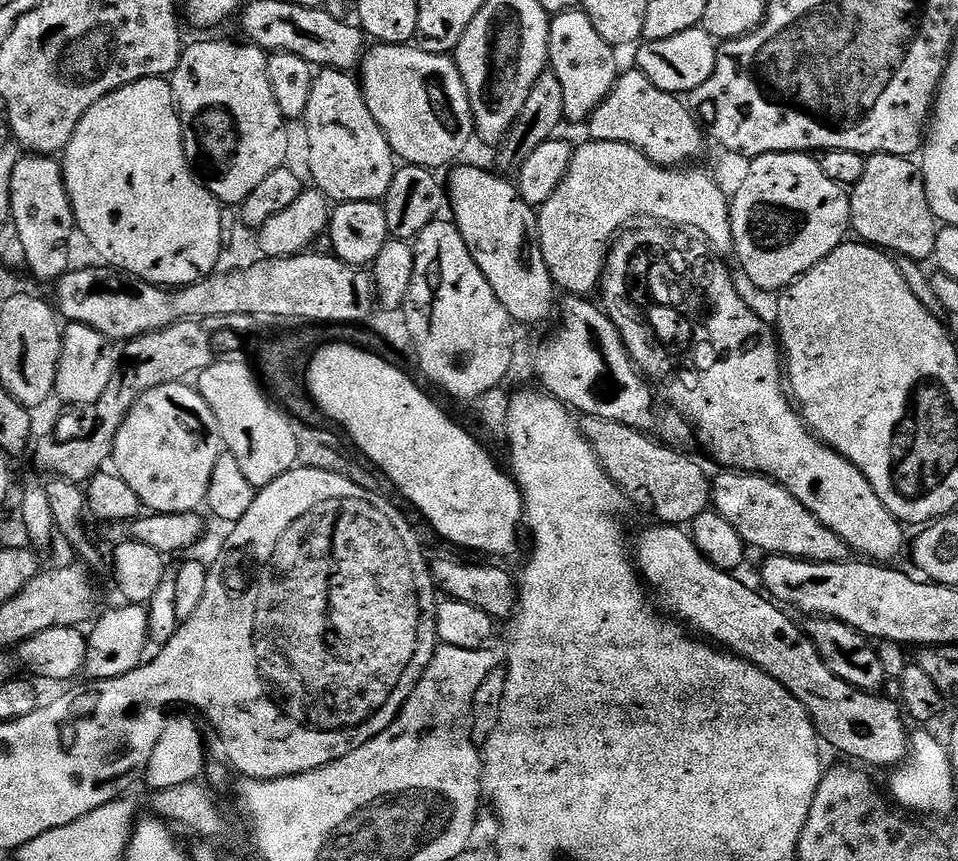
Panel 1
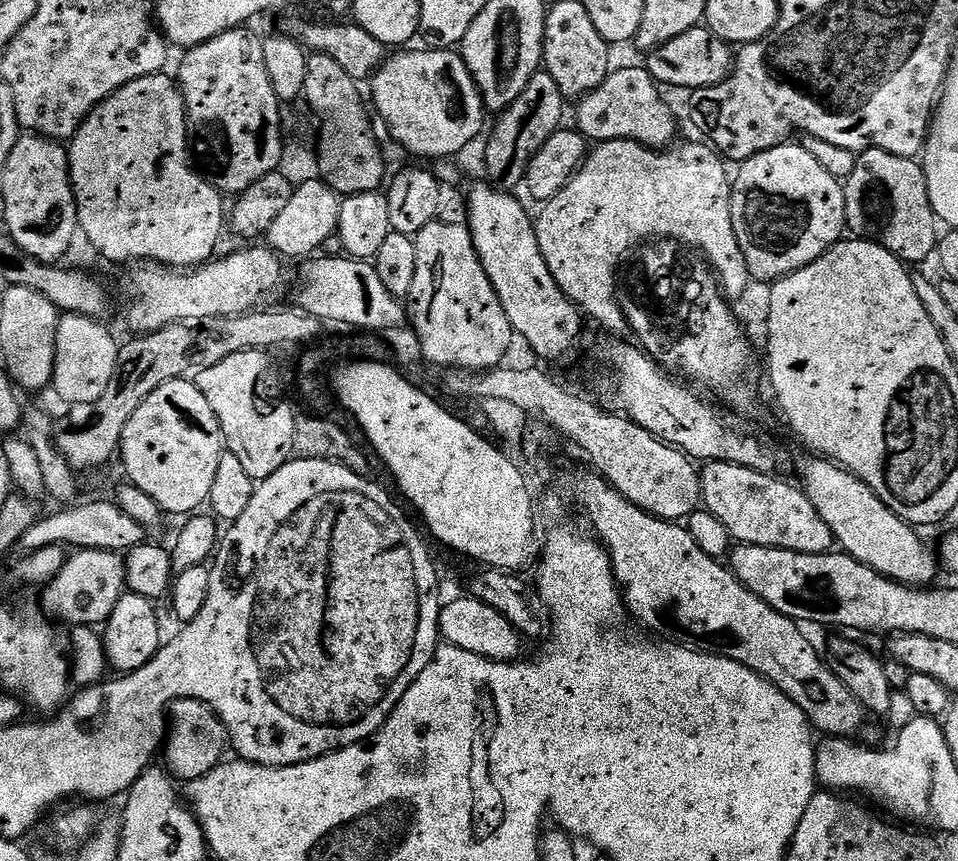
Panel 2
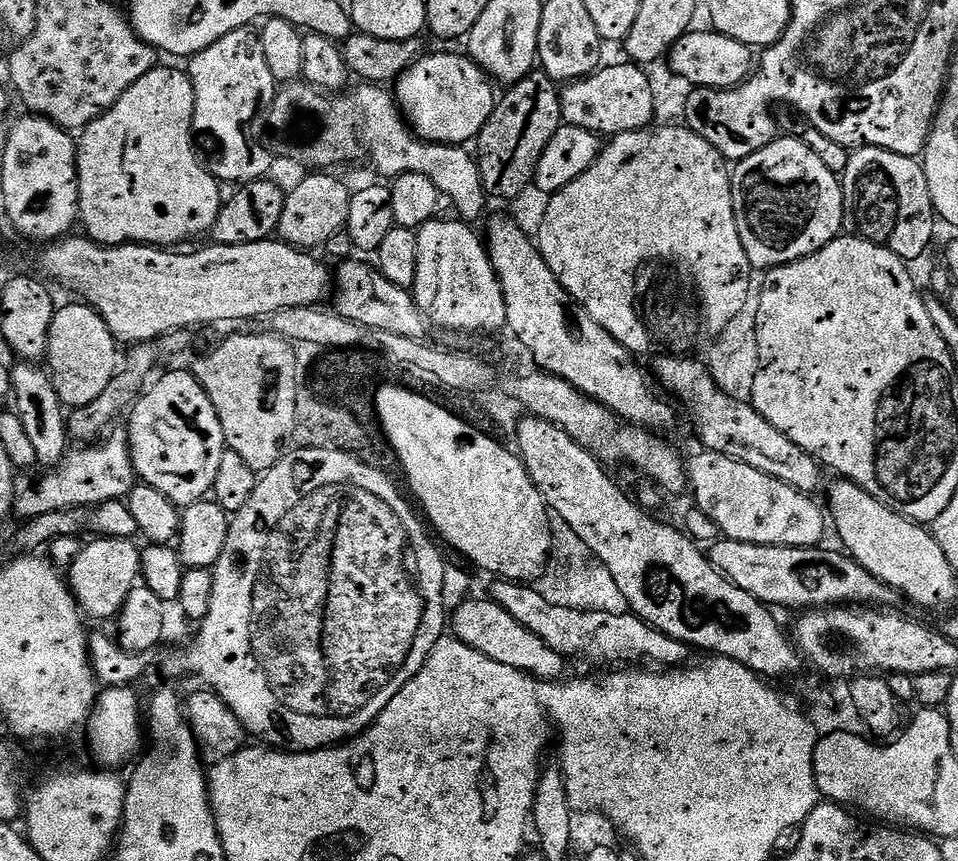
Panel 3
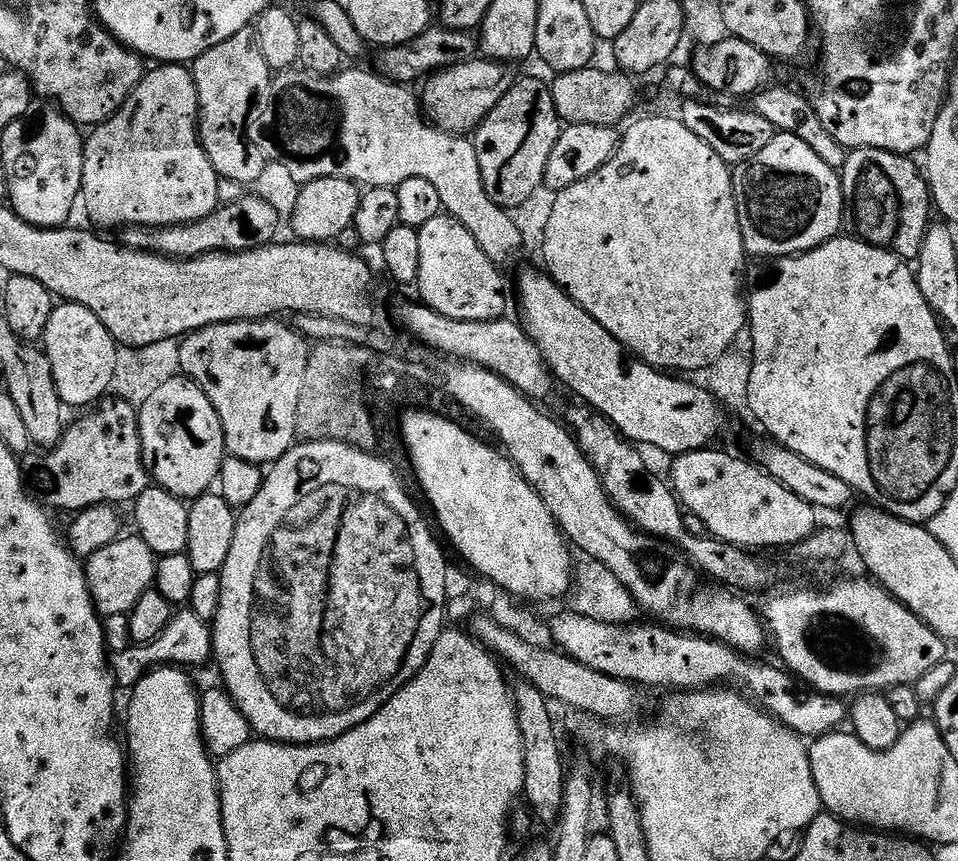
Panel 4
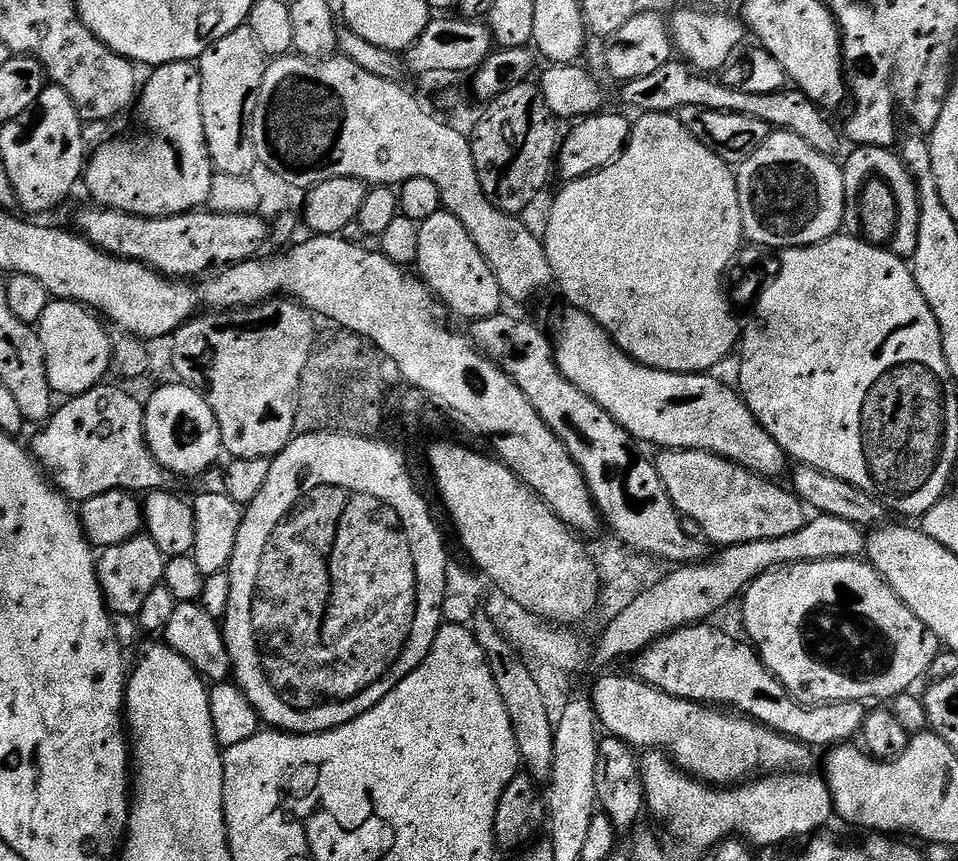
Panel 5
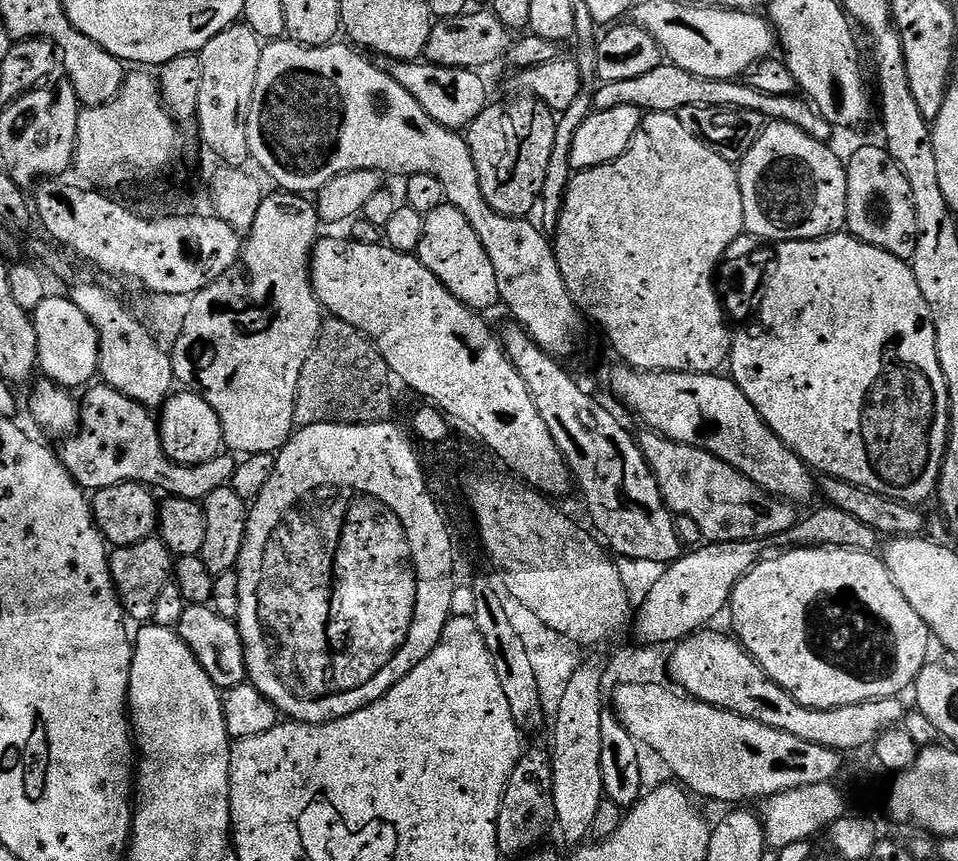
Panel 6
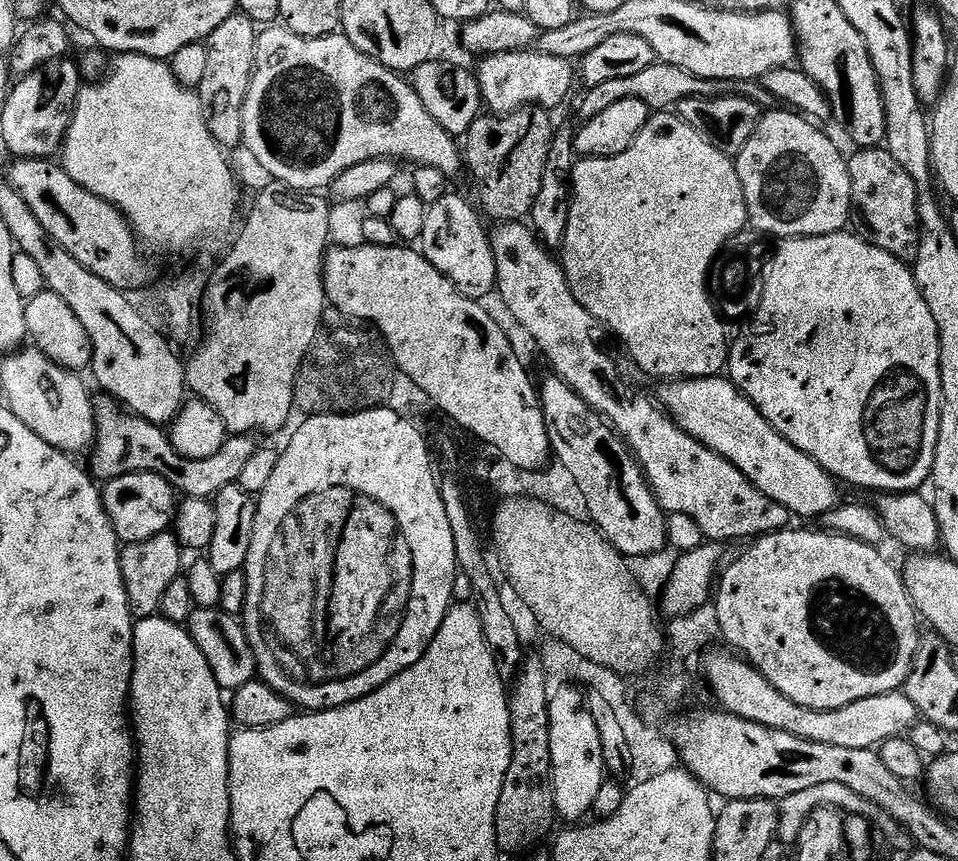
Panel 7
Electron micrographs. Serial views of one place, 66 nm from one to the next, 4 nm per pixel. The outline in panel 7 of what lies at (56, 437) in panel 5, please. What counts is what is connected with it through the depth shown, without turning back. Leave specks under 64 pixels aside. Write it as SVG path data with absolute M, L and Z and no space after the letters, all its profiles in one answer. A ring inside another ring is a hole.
M97 395L92 401L92 410L96 423L96 439L90 449L91 471L104 482L127 472L158 474L158 478L164 478L181 497L212 500L226 486L239 481L246 461L258 447L257 441L252 441L255 439L251 435L229 435L218 454L210 454L210 458L191 460L174 450L169 433L161 425L151 424L140 416L131 415L127 408L117 404L111 396Z

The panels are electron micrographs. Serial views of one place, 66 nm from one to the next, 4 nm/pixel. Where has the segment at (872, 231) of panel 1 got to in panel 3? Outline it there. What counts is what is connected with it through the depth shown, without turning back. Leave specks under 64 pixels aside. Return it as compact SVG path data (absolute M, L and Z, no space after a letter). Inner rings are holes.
M857 148L849 155L848 169L842 176L860 176L864 168L888 168L892 172L892 180L896 180L896 188L900 188L900 204L904 204L904 212L900 212L900 228L896 228L896 236L892 236L892 244L888 247L894 255L905 262L913 262L928 252L932 239L936 236L938 217L936 207L930 198L930 186L926 182L924 165L917 157L894 154L881 148Z

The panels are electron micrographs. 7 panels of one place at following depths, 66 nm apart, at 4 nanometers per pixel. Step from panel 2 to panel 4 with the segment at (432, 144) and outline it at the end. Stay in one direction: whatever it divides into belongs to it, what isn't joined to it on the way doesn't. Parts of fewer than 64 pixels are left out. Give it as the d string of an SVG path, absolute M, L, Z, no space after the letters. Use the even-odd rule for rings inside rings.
M473 58L452 68L442 68L427 77L422 92L422 112L431 123L444 132L472 134L480 124L502 102L504 95L516 84L518 73L511 63L487 58Z

